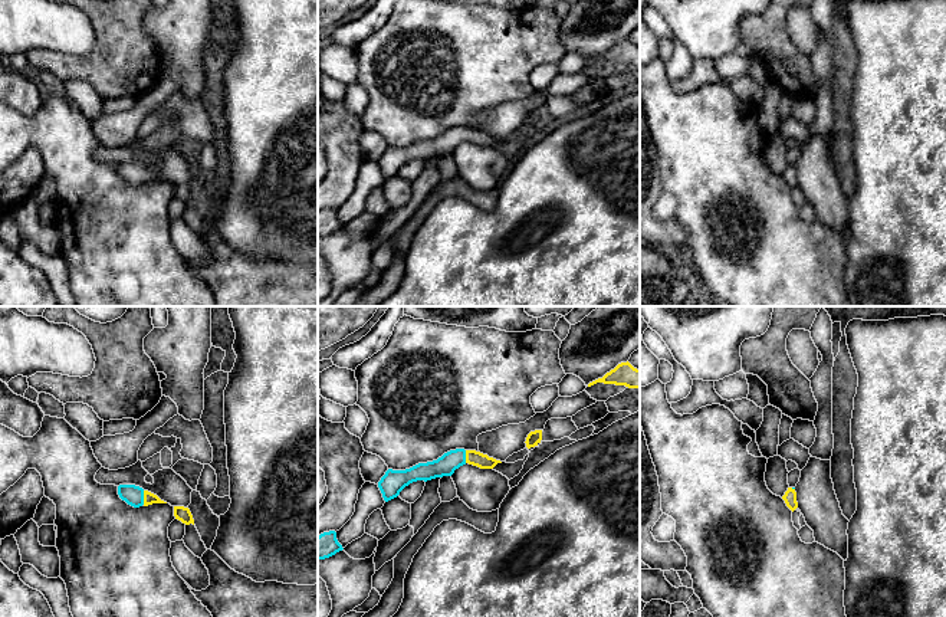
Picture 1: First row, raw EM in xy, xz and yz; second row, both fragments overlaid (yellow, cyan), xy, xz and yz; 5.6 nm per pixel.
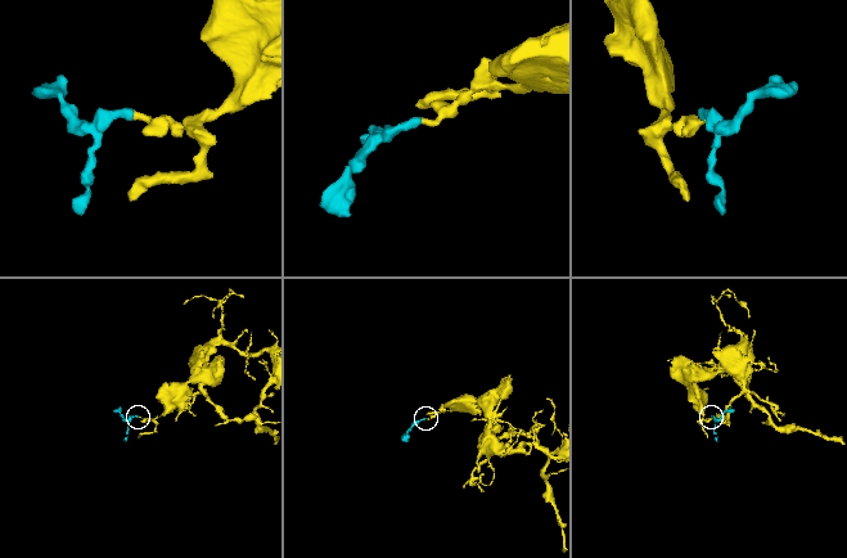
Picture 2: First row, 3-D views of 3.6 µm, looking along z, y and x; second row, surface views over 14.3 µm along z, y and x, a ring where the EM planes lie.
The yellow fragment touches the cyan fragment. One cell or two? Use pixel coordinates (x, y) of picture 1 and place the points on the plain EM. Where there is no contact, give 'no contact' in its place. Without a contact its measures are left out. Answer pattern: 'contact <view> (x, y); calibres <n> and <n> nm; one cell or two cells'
contact xy (144, 176); calibres 70 and 110 nm; one cell

